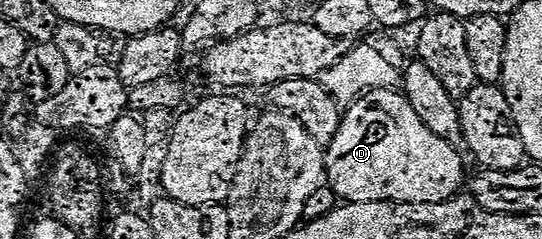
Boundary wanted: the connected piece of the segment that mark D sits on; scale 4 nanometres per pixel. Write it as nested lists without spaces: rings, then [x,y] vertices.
[[[374,89],[357,101],[352,101],[343,114],[343,122],[331,145],[326,146],[326,184],[343,203],[381,203],[392,201],[402,205],[439,205],[452,200],[463,185],[463,157],[456,146],[433,135],[417,116],[402,92],[394,89]]]

